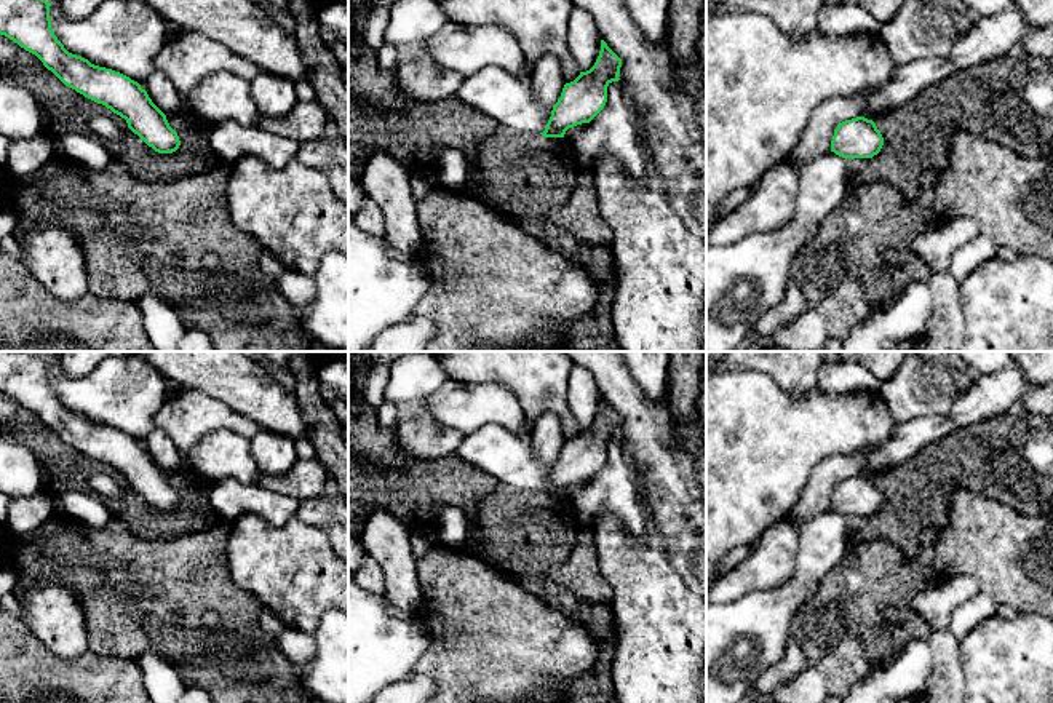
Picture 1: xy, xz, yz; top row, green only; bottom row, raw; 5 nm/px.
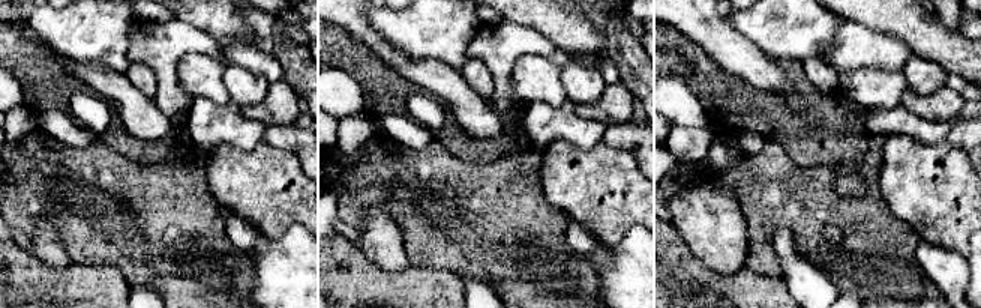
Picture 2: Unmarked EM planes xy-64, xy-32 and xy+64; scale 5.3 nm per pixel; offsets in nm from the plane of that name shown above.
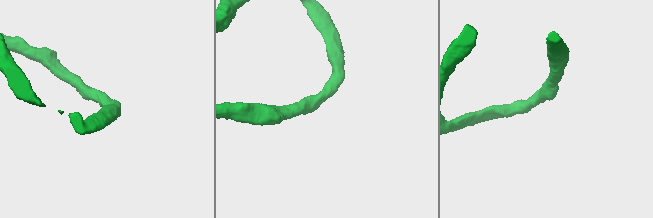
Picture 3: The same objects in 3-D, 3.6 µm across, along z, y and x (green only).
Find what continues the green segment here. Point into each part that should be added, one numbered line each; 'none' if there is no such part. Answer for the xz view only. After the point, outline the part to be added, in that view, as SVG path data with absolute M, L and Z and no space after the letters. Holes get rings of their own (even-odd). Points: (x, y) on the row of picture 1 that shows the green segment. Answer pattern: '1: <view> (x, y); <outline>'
none

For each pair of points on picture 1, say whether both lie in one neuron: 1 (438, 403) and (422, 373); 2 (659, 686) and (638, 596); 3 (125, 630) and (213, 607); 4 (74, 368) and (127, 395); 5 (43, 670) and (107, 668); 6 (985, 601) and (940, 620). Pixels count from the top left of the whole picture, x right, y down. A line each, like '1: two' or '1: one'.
1: two
2: one
3: one
4: two
5: one
6: two

